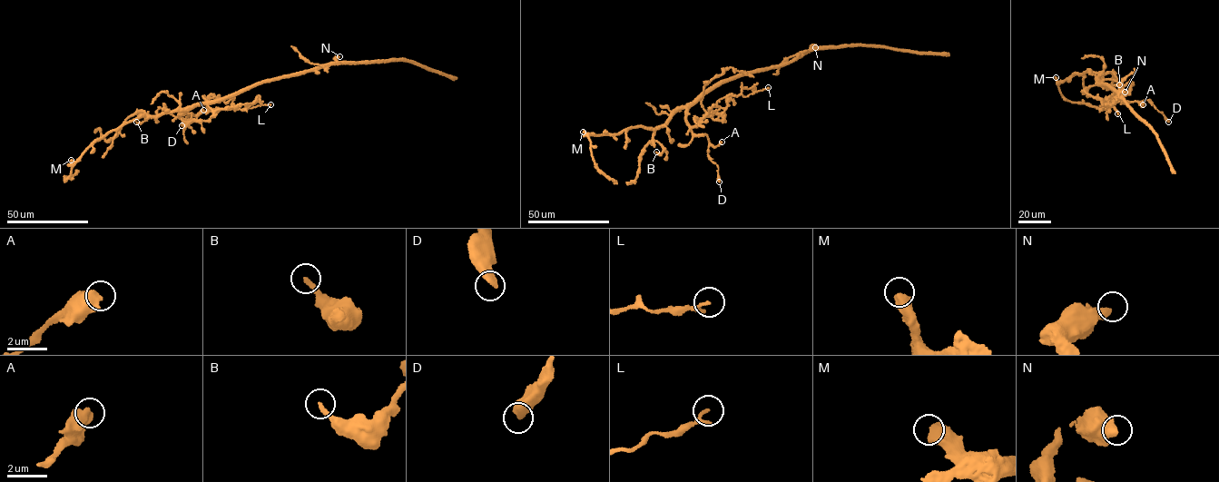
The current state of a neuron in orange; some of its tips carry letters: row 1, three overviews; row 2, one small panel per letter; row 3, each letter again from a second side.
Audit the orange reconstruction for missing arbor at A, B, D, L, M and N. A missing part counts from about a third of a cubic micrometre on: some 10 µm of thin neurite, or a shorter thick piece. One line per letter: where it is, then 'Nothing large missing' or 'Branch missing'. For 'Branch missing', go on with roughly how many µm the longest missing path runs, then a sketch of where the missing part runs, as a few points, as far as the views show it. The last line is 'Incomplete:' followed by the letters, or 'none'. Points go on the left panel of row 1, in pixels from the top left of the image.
A: Place: (203, 110). Nothing large missing
B: Place: (136, 122). Nothing large missing
D: Place: (181, 125). Nothing large missing
L: Place: (270, 104). Nothing large missing
M: Place: (71, 160). Nothing large missing
N: Place: (339, 56). Nothing large missing
Incomplete: none

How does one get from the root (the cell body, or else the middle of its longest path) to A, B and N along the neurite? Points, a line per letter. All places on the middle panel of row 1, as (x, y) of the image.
A: (720, 85), (697, 97), (688, 107), (685, 118), (694, 134), (705, 134), (714, 146), (722, 142)
B: (720, 85), (702, 93), (691, 104), (673, 111), (666, 122), (655, 130), (653, 138), (663, 149), (656, 152)
N: (720, 85), (750, 73), (789, 63), (817, 47), (811, 46), (815, 47)

